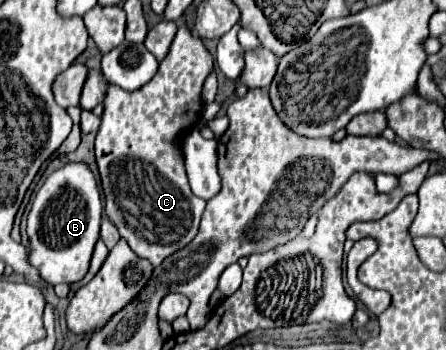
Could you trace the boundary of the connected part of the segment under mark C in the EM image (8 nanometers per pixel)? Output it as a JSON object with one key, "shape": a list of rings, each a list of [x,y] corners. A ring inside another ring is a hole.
{"shape":[[[181,20],[179,30],[171,42],[169,54],[159,64],[157,74],[145,86],[141,86],[141,90],[129,94],[119,86],[107,84],[107,96],[103,102],[105,112],[101,116],[101,126],[95,138],[95,156],[97,156],[97,166],[105,192],[105,212],[111,218],[111,222],[117,226],[121,238],[129,242],[131,250],[137,256],[147,258],[153,266],[159,266],[167,256],[187,246],[199,230],[205,202],[191,192],[183,166],[183,154],[173,146],[173,140],[183,132],[189,132],[193,124],[201,118],[203,102],[199,96],[201,96],[203,82],[211,72],[213,72],[211,52],[203,46],[201,38],[197,38],[189,30],[187,22]]]}

